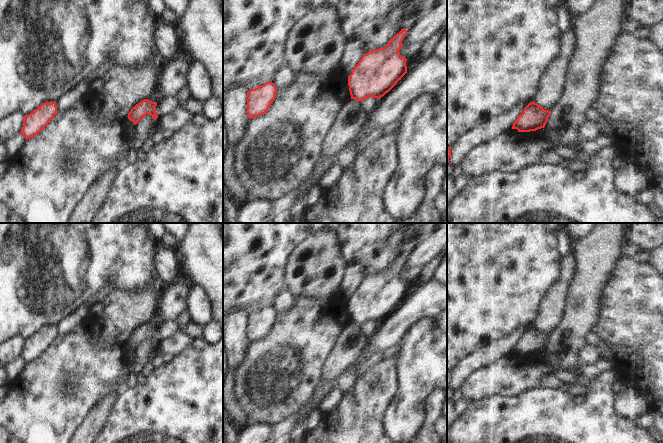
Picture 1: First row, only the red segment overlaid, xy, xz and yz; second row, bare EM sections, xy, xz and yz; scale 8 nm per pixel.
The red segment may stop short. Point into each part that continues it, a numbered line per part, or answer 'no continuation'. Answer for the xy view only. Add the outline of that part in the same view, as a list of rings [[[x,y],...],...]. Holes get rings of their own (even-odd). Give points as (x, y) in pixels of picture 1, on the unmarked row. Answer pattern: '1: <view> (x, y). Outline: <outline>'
no continuation

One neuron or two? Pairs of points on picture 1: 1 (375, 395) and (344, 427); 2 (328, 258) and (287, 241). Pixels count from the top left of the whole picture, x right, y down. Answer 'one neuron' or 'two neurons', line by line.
1: one neuron
2: two neurons

